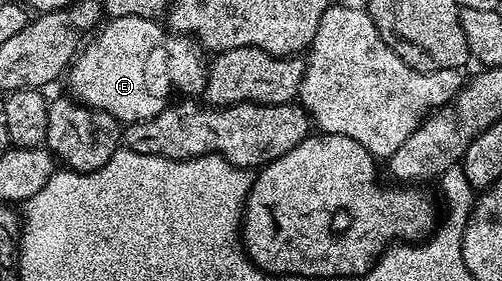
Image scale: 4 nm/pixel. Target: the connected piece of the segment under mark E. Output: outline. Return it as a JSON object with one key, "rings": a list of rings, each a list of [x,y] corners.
{"rings":[[[148,17],[107,20],[97,30],[98,38],[75,56],[68,70],[69,92],[89,109],[104,111],[119,123],[160,115],[171,100],[173,89],[183,89],[186,95],[201,94],[206,87],[208,65],[198,58],[195,42],[188,37],[179,37],[163,26],[161,29],[158,24],[157,20]]]}

